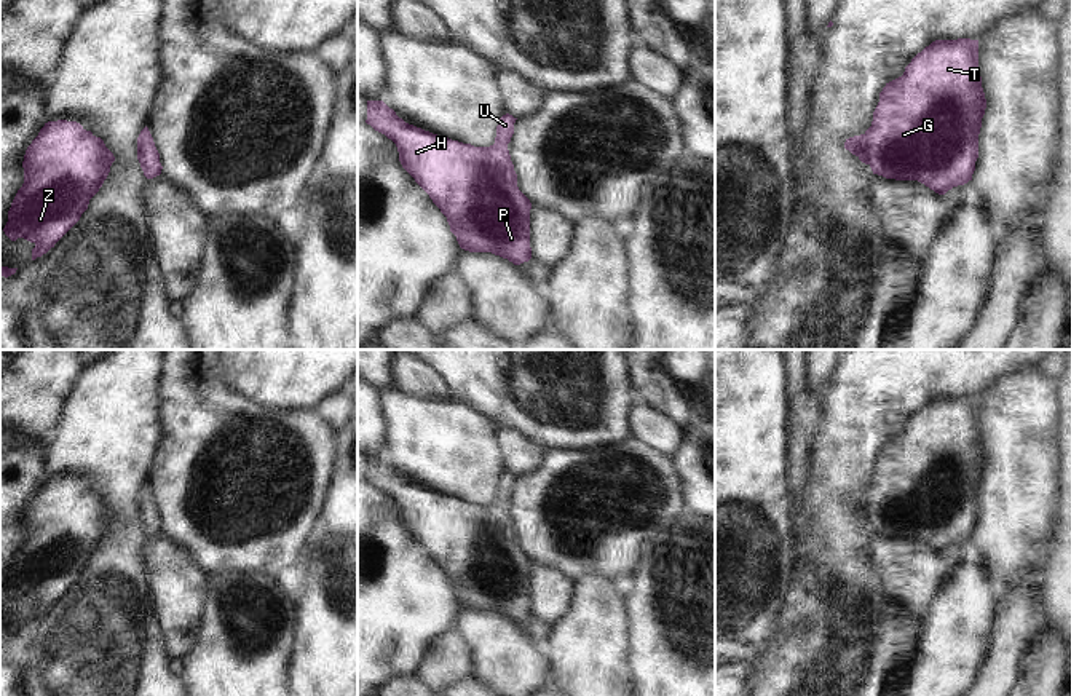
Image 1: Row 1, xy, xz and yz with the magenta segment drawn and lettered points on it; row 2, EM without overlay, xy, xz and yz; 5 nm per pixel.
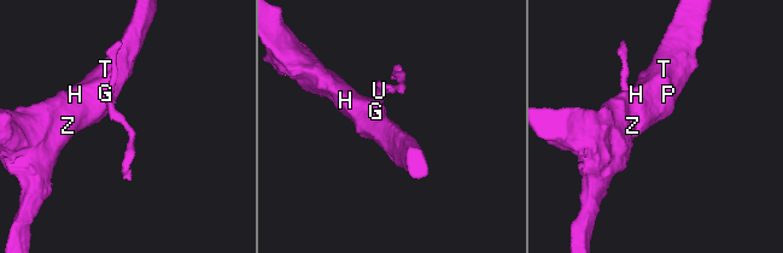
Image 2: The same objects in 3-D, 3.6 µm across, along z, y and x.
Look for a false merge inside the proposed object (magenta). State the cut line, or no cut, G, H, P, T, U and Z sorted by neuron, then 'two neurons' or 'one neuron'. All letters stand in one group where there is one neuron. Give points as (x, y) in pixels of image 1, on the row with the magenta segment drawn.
cut none; groups G H P T U Z; one neuron

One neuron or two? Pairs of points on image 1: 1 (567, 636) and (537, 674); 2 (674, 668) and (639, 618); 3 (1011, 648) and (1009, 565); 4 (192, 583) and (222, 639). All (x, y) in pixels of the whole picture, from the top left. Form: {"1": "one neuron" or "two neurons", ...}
{"1": "two neurons", "2": "one neuron", "3": "two neurons", "4": "two neurons"}

